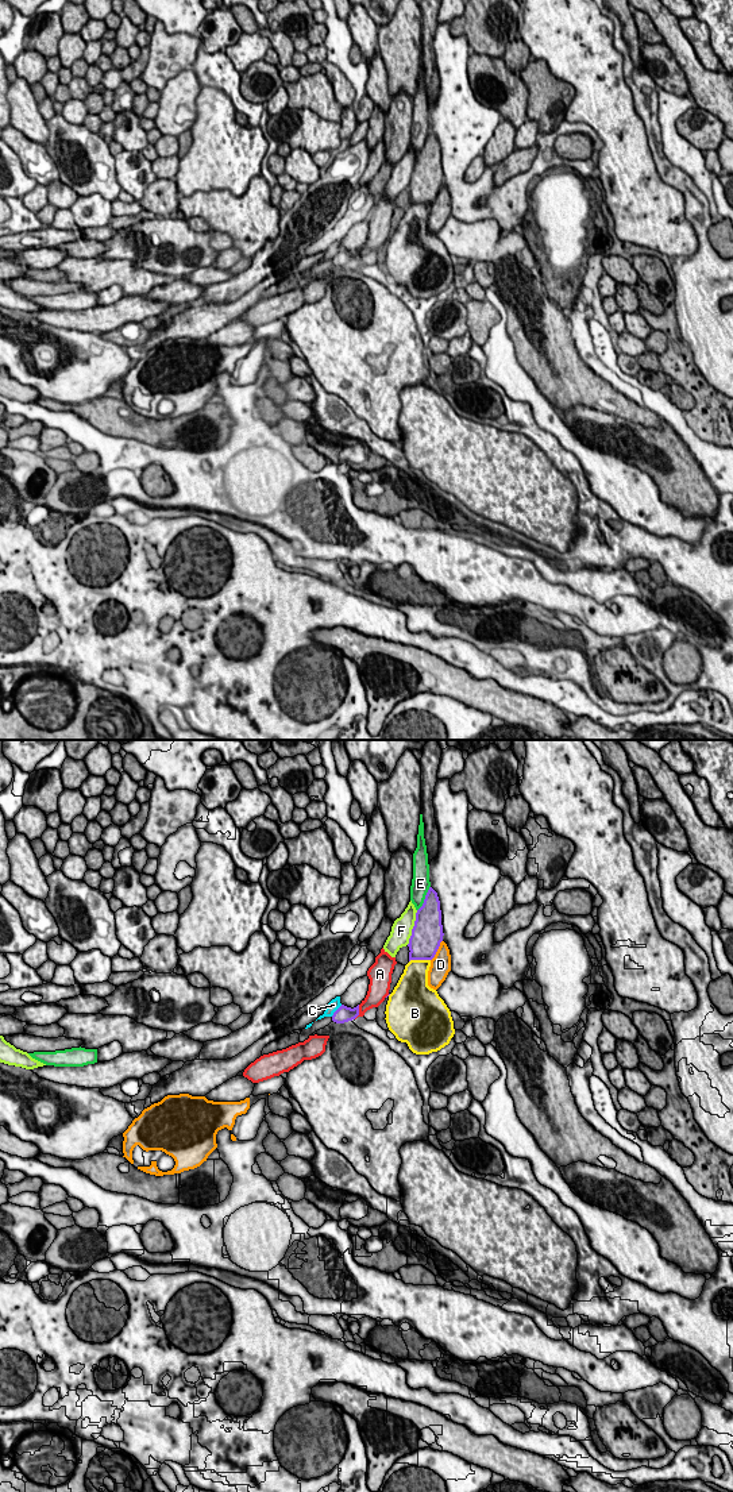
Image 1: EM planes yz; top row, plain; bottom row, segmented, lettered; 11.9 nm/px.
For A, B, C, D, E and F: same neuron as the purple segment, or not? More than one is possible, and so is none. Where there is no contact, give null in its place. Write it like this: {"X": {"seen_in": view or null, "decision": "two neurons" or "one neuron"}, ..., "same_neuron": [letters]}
{"A": {"seen_in": "yz", "decision": "two neurons"}, "B": {"seen_in": "yz", "decision": "two neurons"}, "C": {"seen_in": "yz", "decision": "two neurons"}, "D": {"seen_in": "yz", "decision": "two neurons"}, "E": {"seen_in": "yz", "decision": "two neurons"}, "F": {"seen_in": "yz", "decision": "two neurons"}, "same_neuron": []}

